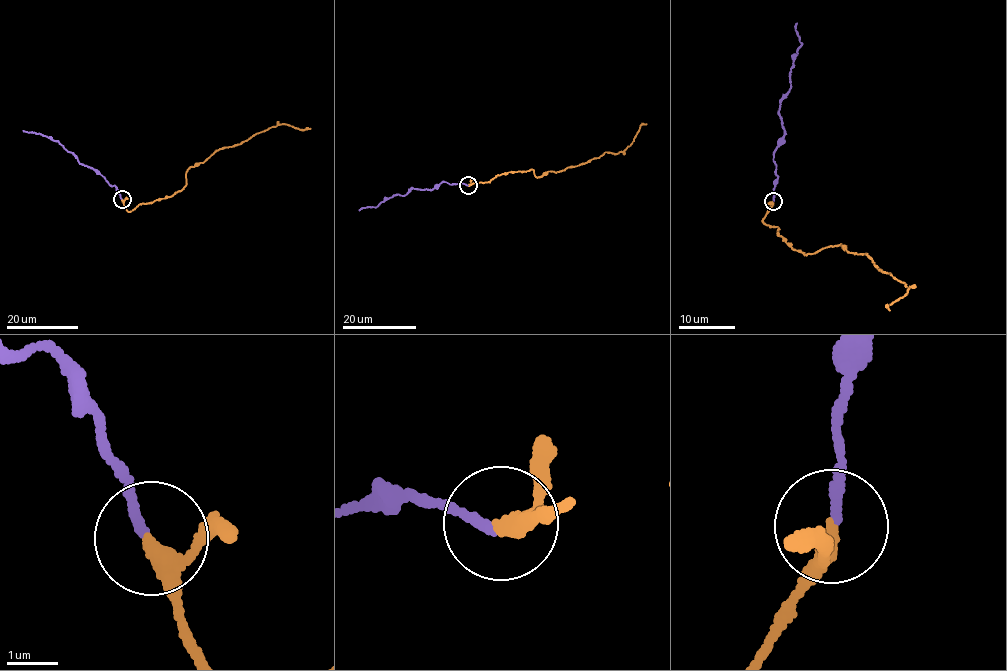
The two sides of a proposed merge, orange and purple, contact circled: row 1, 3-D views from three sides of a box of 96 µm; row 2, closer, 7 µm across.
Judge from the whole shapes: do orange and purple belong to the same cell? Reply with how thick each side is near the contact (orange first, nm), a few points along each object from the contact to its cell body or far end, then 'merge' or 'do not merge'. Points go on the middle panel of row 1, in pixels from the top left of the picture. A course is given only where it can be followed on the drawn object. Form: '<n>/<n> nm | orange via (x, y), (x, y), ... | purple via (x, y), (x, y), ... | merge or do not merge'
260/180 nm | orange via (468, 185), (531, 169), (538, 176), (605, 152), (617, 154), (646, 124) | purple via (468, 185), (444, 181), (431, 189), (417, 188), (402, 195), (397, 194), (376, 206), (359, 210) | merge

